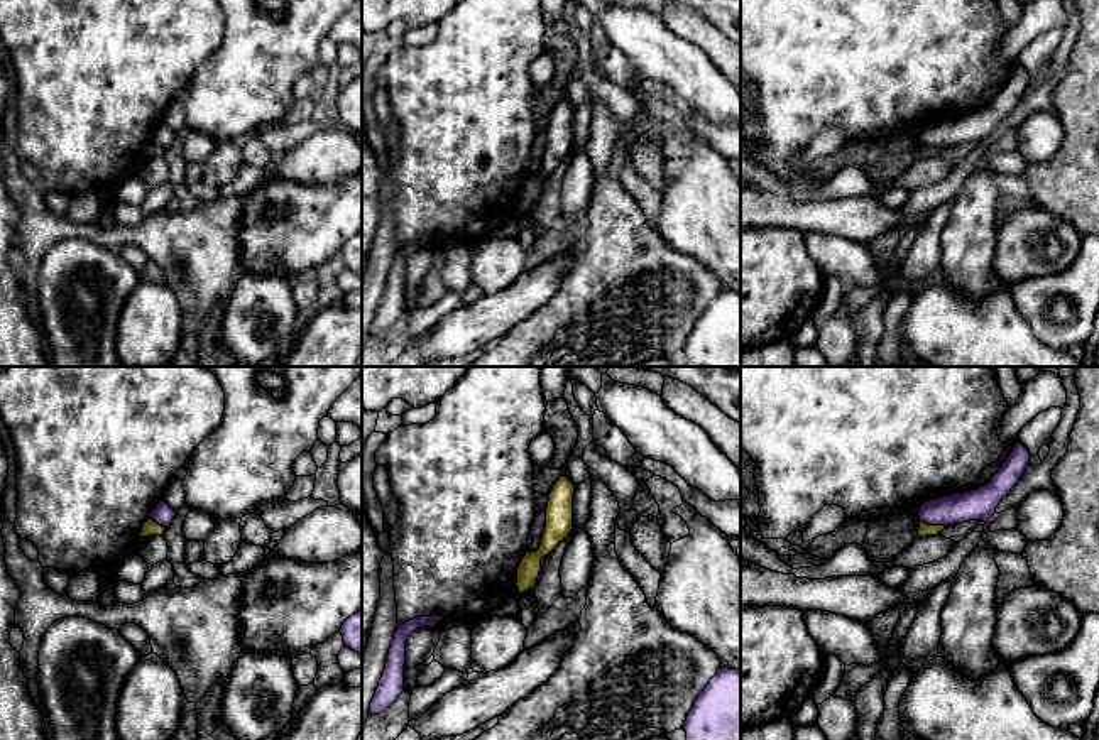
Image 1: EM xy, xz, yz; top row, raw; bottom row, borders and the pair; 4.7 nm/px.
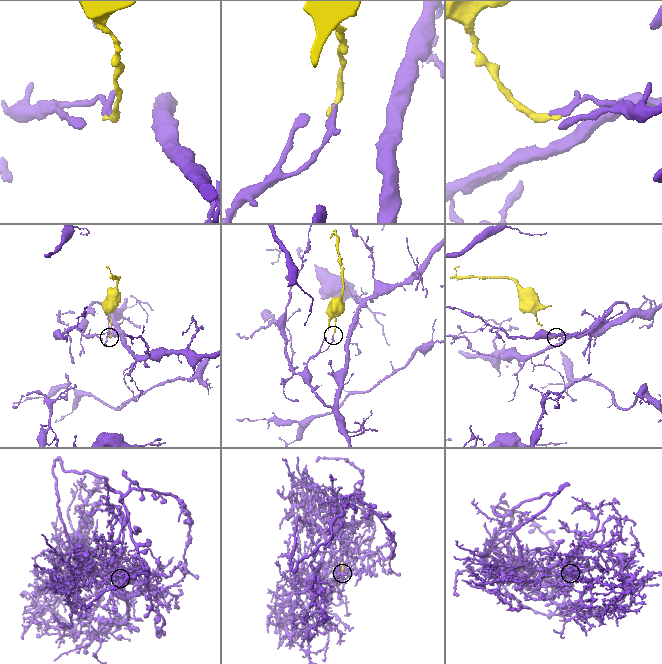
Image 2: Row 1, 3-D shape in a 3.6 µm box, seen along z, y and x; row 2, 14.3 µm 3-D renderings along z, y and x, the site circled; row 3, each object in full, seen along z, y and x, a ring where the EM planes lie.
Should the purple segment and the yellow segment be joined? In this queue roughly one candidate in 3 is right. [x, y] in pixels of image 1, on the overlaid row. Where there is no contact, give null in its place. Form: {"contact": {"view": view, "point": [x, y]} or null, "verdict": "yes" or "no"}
{"contact": {"view": "yz", "point": [934, 524]}, "verdict": "no"}

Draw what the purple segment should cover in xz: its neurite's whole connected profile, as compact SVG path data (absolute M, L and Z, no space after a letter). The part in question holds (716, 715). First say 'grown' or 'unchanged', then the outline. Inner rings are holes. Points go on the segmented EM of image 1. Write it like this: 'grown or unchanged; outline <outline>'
unchanged; outline M720 667L685 721L686 740L741 740L741 669Z

